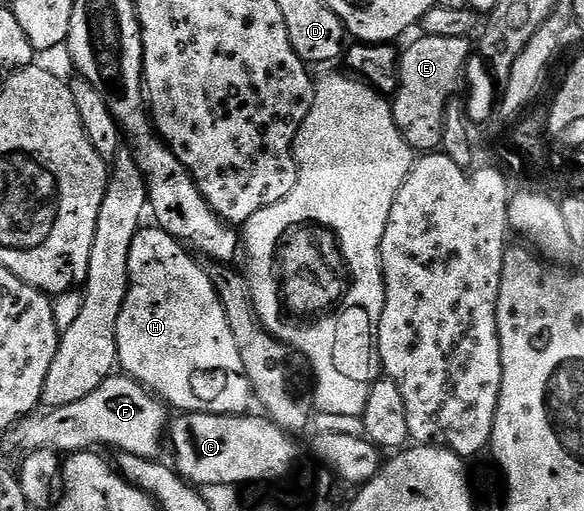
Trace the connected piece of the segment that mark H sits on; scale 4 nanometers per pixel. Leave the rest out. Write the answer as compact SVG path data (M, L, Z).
M146 225L132 237L132 249L128 249L128 277L130 287L116 325L118 367L153 391L163 403L171 408L178 407L174 409L179 412L247 414L251 410L252 390L246 376L246 361L240 357L240 349L236 349L236 337L232 337L232 329L228 329L224 305L201 262L167 231L157 225Z

